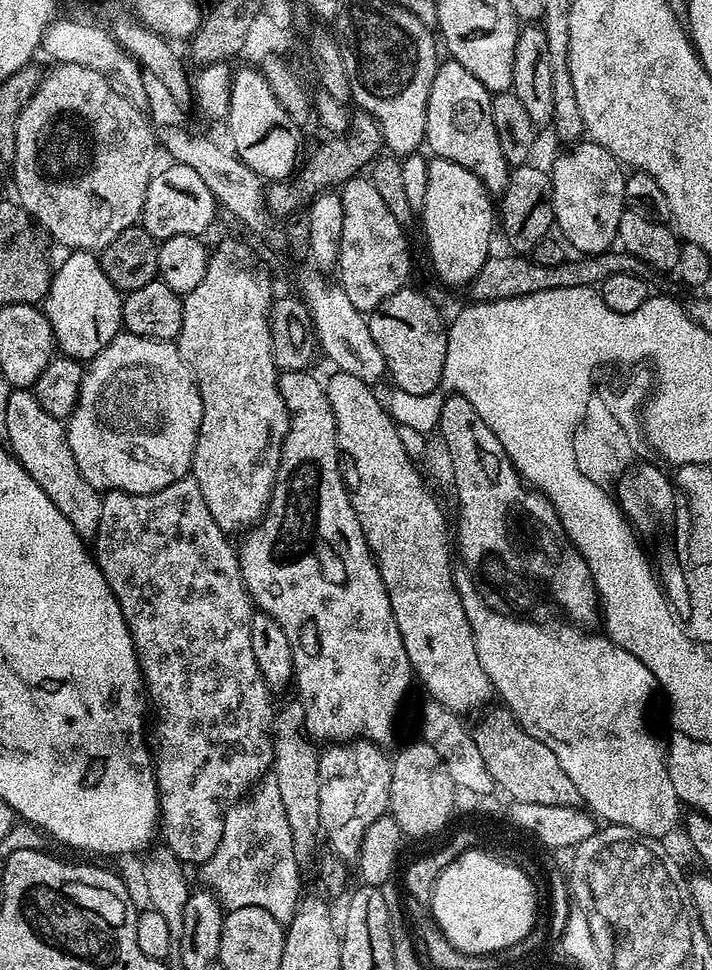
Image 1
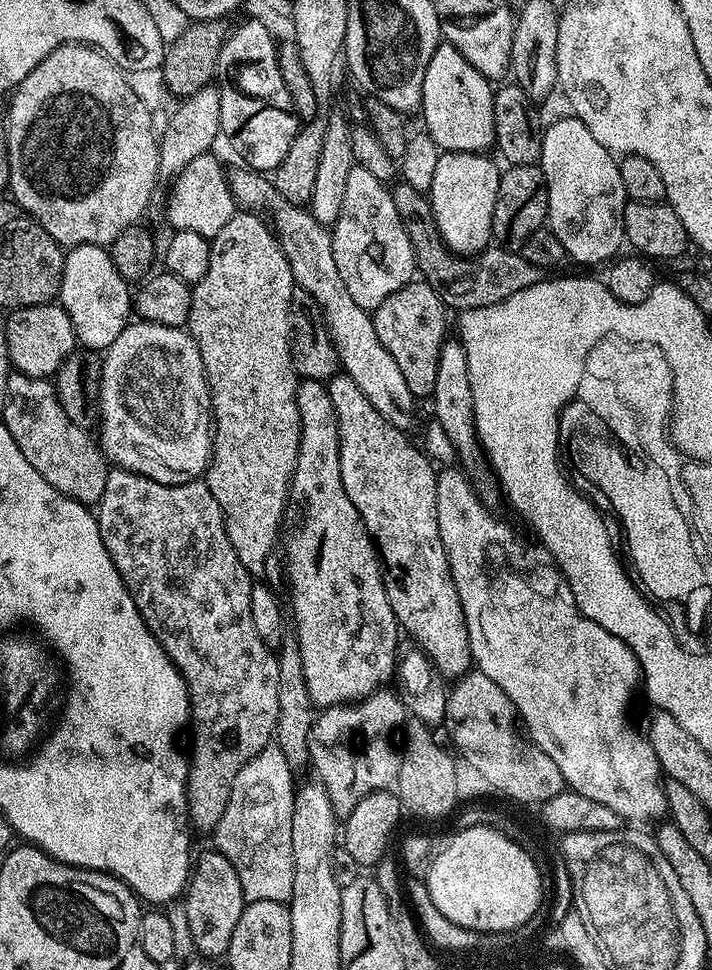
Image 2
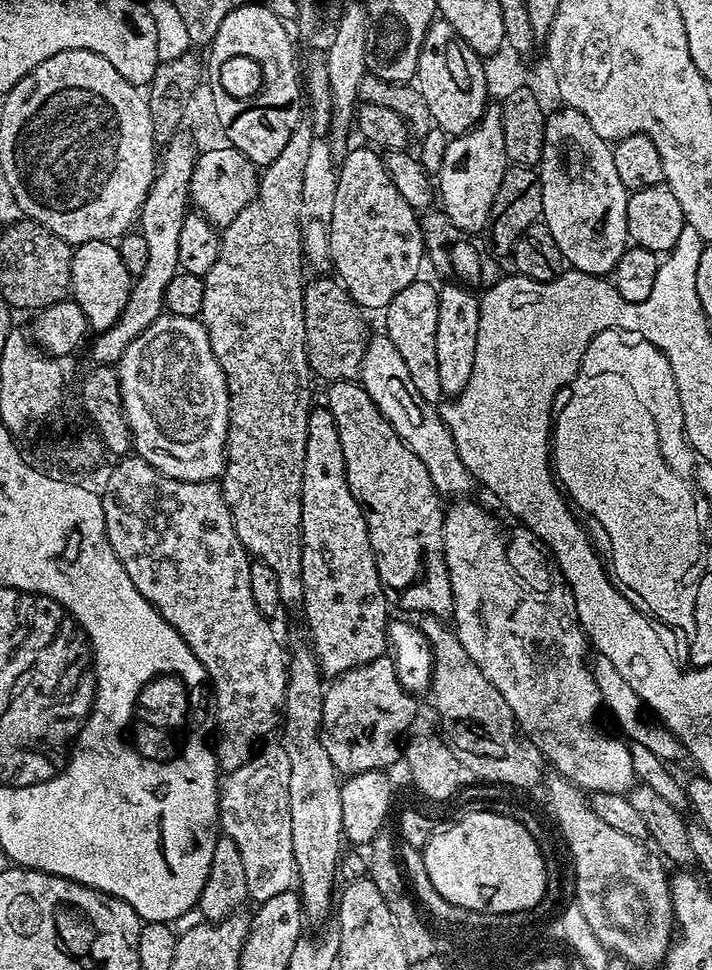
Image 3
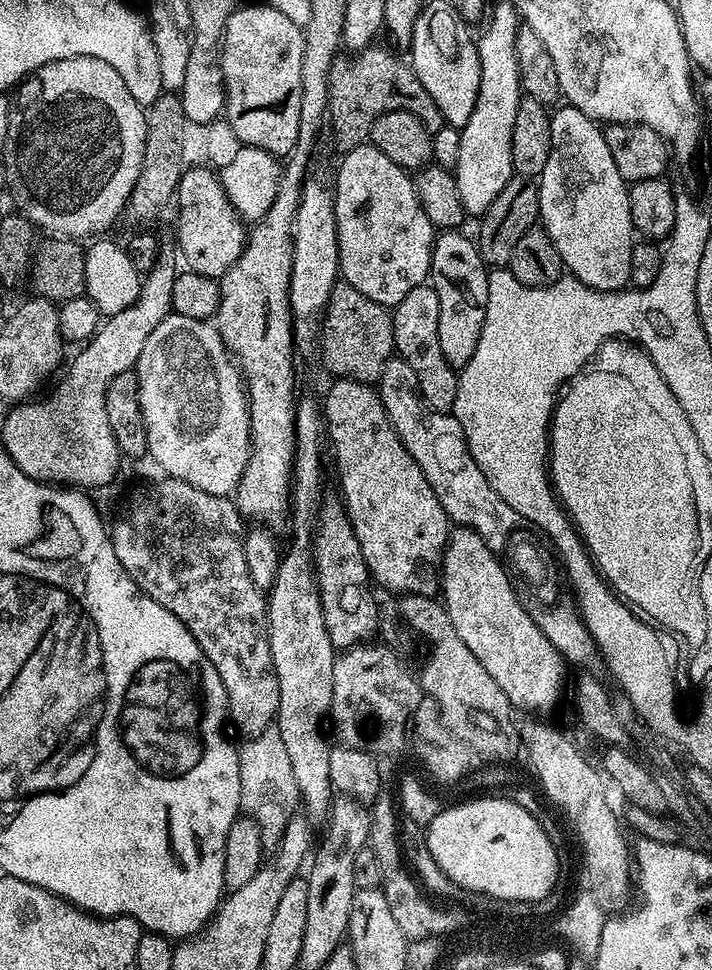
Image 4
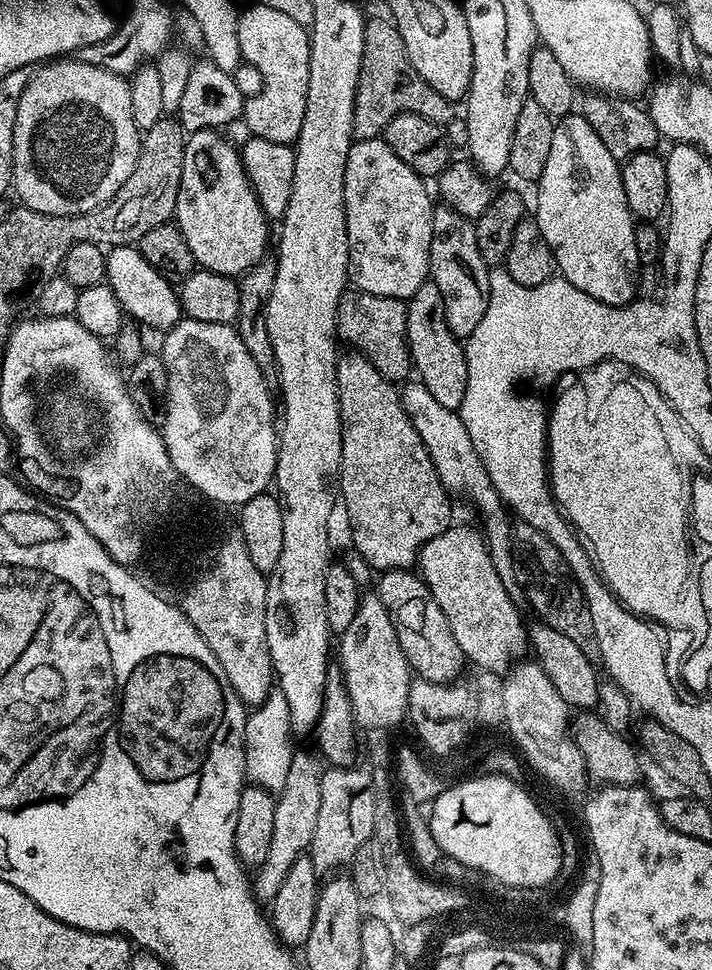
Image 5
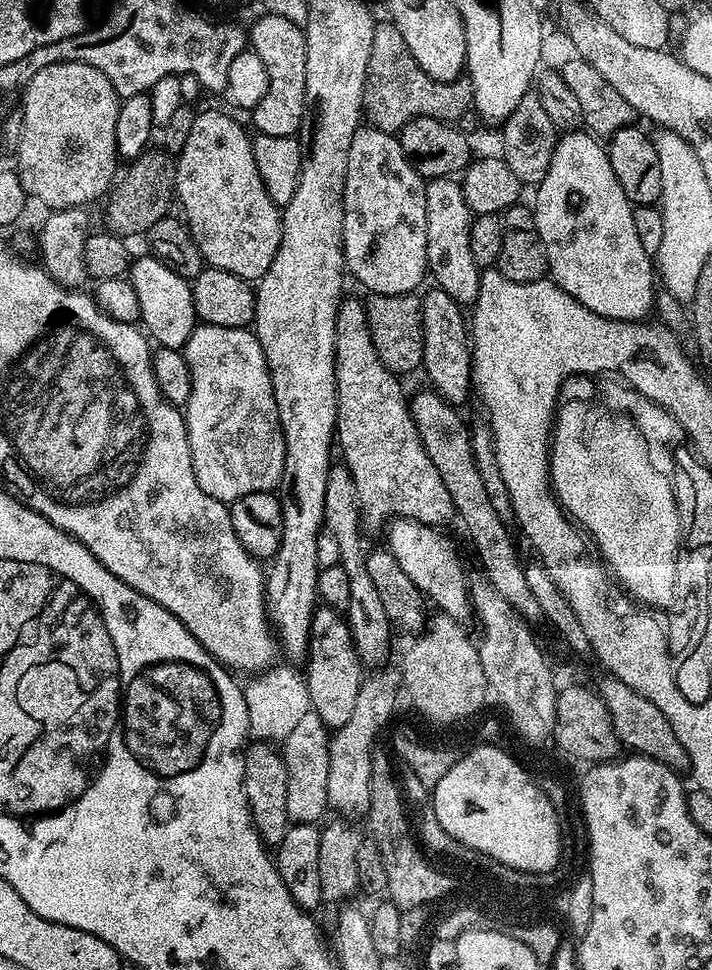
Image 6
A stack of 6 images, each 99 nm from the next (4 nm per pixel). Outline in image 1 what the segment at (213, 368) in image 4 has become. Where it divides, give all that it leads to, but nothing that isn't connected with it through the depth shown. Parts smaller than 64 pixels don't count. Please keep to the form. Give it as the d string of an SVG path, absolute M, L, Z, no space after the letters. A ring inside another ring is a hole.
M124 330L94 359L87 361L76 409L66 421L70 450L86 482L97 490L157 492L191 473L203 409L196 378L175 343L135 336Z

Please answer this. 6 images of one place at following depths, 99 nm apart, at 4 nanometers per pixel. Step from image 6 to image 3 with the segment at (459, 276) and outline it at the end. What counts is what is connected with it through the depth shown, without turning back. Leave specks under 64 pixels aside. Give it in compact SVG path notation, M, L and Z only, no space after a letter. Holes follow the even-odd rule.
M451 282L439 289L438 302L438 335L434 338L438 353L438 375L442 382L444 396L455 398L462 390L466 390L466 382L470 382L470 370L474 370L474 350L478 350L478 318L480 317L480 296L471 287L460 282Z

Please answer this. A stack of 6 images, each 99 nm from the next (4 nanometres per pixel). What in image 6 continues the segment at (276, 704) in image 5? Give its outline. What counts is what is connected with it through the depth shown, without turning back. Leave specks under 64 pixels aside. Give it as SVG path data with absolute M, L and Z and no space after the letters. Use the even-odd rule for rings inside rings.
M273 663L271 668L255 675L249 684L243 685L248 715L248 735L256 742L280 742L294 731L294 726L302 714L312 711L308 681L294 669L291 663ZM292 667L292 668L291 668Z

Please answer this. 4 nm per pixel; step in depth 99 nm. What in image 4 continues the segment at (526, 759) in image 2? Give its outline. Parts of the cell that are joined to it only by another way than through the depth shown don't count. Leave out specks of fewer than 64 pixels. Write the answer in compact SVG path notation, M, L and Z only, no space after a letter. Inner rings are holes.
M404 594L399 597L400 616L428 643L428 661L418 672L423 695L435 700L444 725L457 736L465 748L485 756L488 762L512 762L522 752L522 732L512 721L514 709L502 694L502 686L486 674L486 666L474 658L470 646L458 638L450 614L436 596Z

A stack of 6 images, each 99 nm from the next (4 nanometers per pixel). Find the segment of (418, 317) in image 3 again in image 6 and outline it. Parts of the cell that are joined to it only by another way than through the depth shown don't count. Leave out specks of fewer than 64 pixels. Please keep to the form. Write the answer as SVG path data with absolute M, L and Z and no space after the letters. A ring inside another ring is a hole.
M435 286L421 299L422 338L424 339L424 358L422 372L428 375L431 391L436 392L448 404L461 406L468 400L468 388L473 387L472 382L472 349L470 347L470 328L466 323L466 312L461 304L454 302L446 290Z

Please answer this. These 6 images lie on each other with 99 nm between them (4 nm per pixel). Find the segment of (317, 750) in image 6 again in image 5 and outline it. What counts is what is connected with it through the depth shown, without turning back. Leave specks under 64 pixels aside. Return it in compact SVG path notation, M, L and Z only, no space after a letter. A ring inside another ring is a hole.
M293 751L290 771L286 774L286 786L276 799L274 835L270 837L270 851L266 853L266 862L262 862L262 866L254 872L254 895L257 901L271 902L276 899L278 890L282 890L282 882L286 882L294 862L307 853L314 838L314 830L318 827L318 809L322 807L320 779L324 768L321 757L315 751L312 752Z

